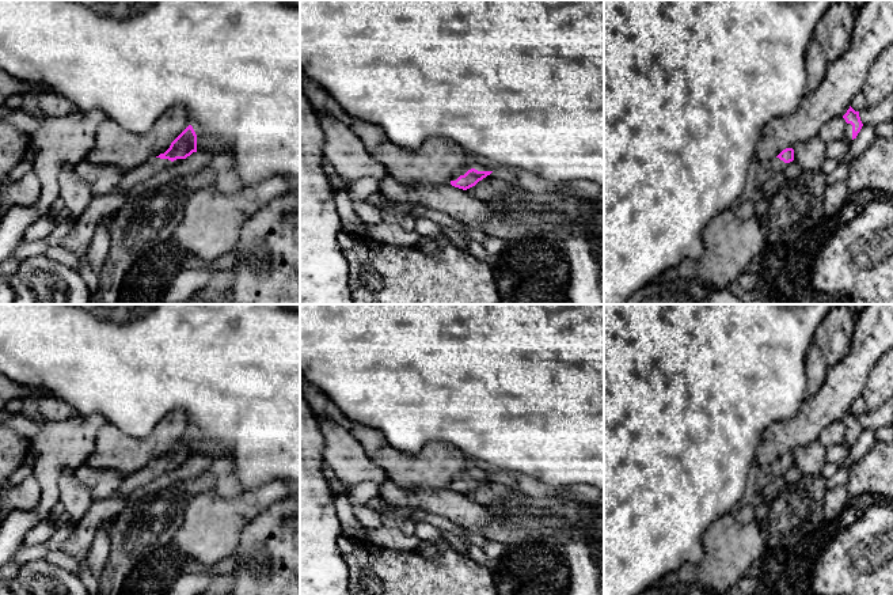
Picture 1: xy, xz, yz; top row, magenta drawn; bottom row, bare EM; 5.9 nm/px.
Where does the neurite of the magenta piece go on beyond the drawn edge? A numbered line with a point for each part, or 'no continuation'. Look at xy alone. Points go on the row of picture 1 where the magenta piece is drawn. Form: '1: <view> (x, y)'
1: xy (152, 167)

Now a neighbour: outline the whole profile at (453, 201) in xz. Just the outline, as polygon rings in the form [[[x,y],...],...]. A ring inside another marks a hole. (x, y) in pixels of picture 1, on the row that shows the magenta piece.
[[[388,174],[380,182],[380,193],[391,201],[415,202],[441,211],[475,228],[480,228],[480,224],[490,217],[484,200],[478,200],[467,190],[452,185],[404,185]]]

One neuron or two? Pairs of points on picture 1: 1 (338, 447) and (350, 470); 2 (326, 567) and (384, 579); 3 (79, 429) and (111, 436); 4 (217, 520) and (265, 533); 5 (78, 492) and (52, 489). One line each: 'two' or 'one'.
1: one
2: two
3: two
4: two
5: two

